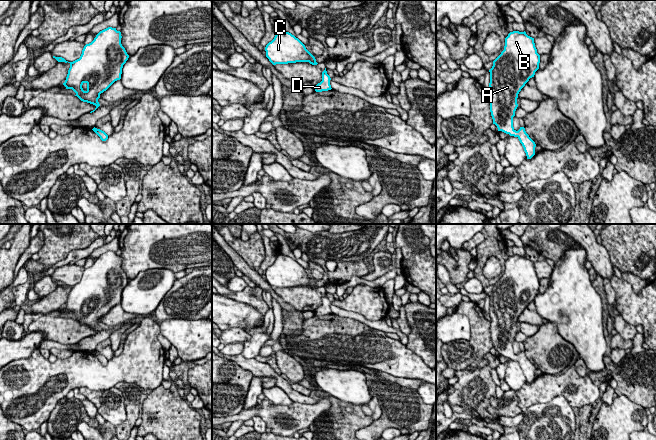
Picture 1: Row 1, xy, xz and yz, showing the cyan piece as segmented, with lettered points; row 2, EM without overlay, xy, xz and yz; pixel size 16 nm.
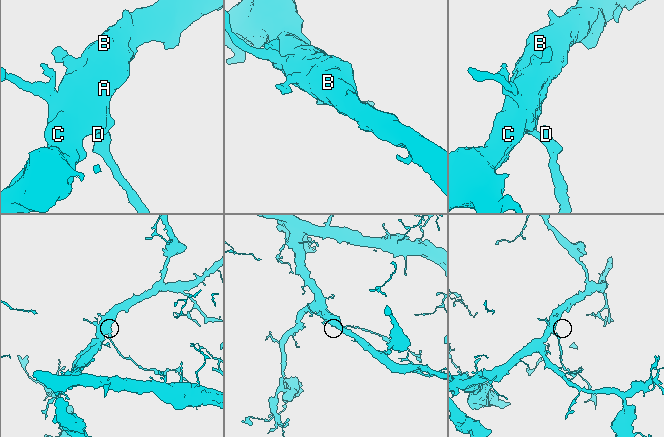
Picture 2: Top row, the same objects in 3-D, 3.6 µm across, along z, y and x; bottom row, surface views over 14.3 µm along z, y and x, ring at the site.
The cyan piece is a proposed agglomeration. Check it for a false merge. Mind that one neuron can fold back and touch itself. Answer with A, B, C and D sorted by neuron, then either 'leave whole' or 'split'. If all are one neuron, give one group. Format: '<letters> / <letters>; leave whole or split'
A B C D; leave whole

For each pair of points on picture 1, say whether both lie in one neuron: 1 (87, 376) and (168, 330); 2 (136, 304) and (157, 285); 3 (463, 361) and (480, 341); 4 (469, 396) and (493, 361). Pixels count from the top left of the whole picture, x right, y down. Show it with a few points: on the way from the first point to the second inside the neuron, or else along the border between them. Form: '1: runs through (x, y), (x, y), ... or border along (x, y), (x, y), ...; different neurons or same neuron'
1: border along (158, 322), (160, 333); different neurons
2: runs through (141, 299), (152, 288); same neuron
3: runs through (468, 356), (478, 346); same neuron
4: runs through (476, 387), (485, 370); same neuron

